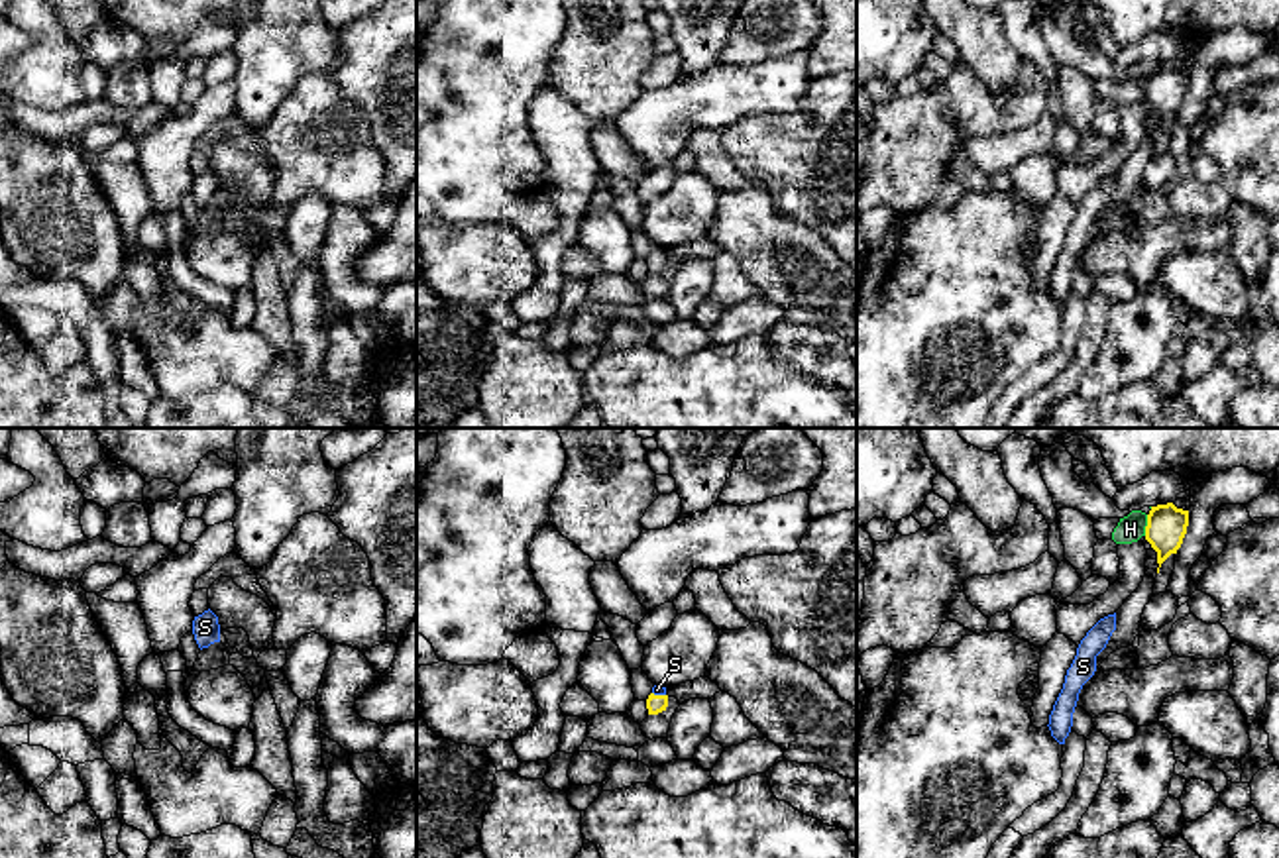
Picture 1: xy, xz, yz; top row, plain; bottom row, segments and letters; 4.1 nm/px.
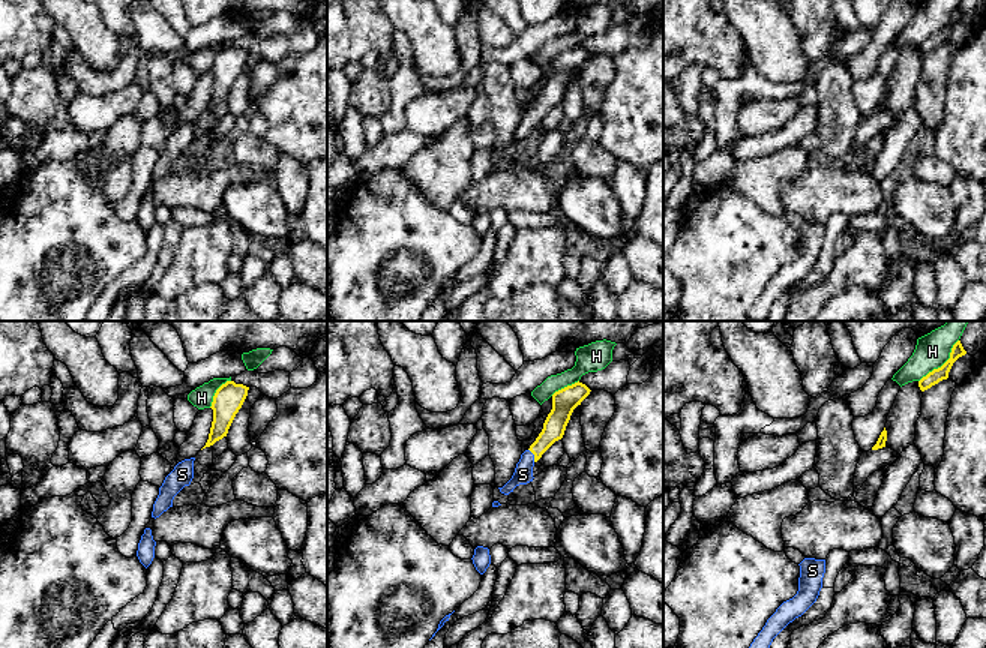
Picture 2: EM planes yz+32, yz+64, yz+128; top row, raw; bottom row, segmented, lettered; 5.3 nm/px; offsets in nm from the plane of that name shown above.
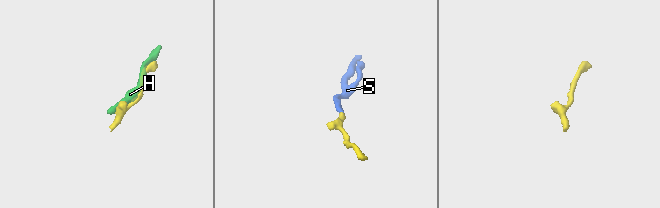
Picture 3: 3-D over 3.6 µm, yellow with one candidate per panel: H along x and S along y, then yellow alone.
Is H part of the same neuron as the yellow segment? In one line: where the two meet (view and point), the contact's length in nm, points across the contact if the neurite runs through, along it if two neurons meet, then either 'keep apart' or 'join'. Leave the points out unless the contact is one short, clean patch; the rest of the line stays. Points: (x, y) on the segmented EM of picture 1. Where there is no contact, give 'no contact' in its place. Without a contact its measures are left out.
yz (1148, 525) | 90 nm | keep apart

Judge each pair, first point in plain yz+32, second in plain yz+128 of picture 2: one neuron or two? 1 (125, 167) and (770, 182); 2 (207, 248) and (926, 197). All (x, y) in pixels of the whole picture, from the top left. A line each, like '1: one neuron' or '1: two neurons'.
1: one neuron
2: two neurons

